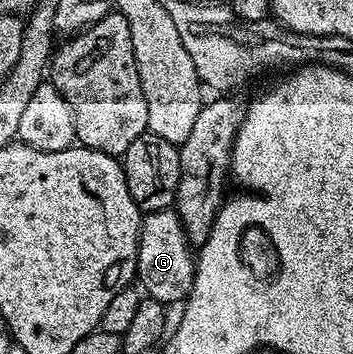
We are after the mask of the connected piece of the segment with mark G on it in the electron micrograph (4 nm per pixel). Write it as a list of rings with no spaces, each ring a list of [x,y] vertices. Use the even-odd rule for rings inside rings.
[[[176,210],[147,212],[140,221],[140,240],[136,258],[136,279],[143,294],[165,305],[183,303],[192,291],[195,276],[194,251]]]

